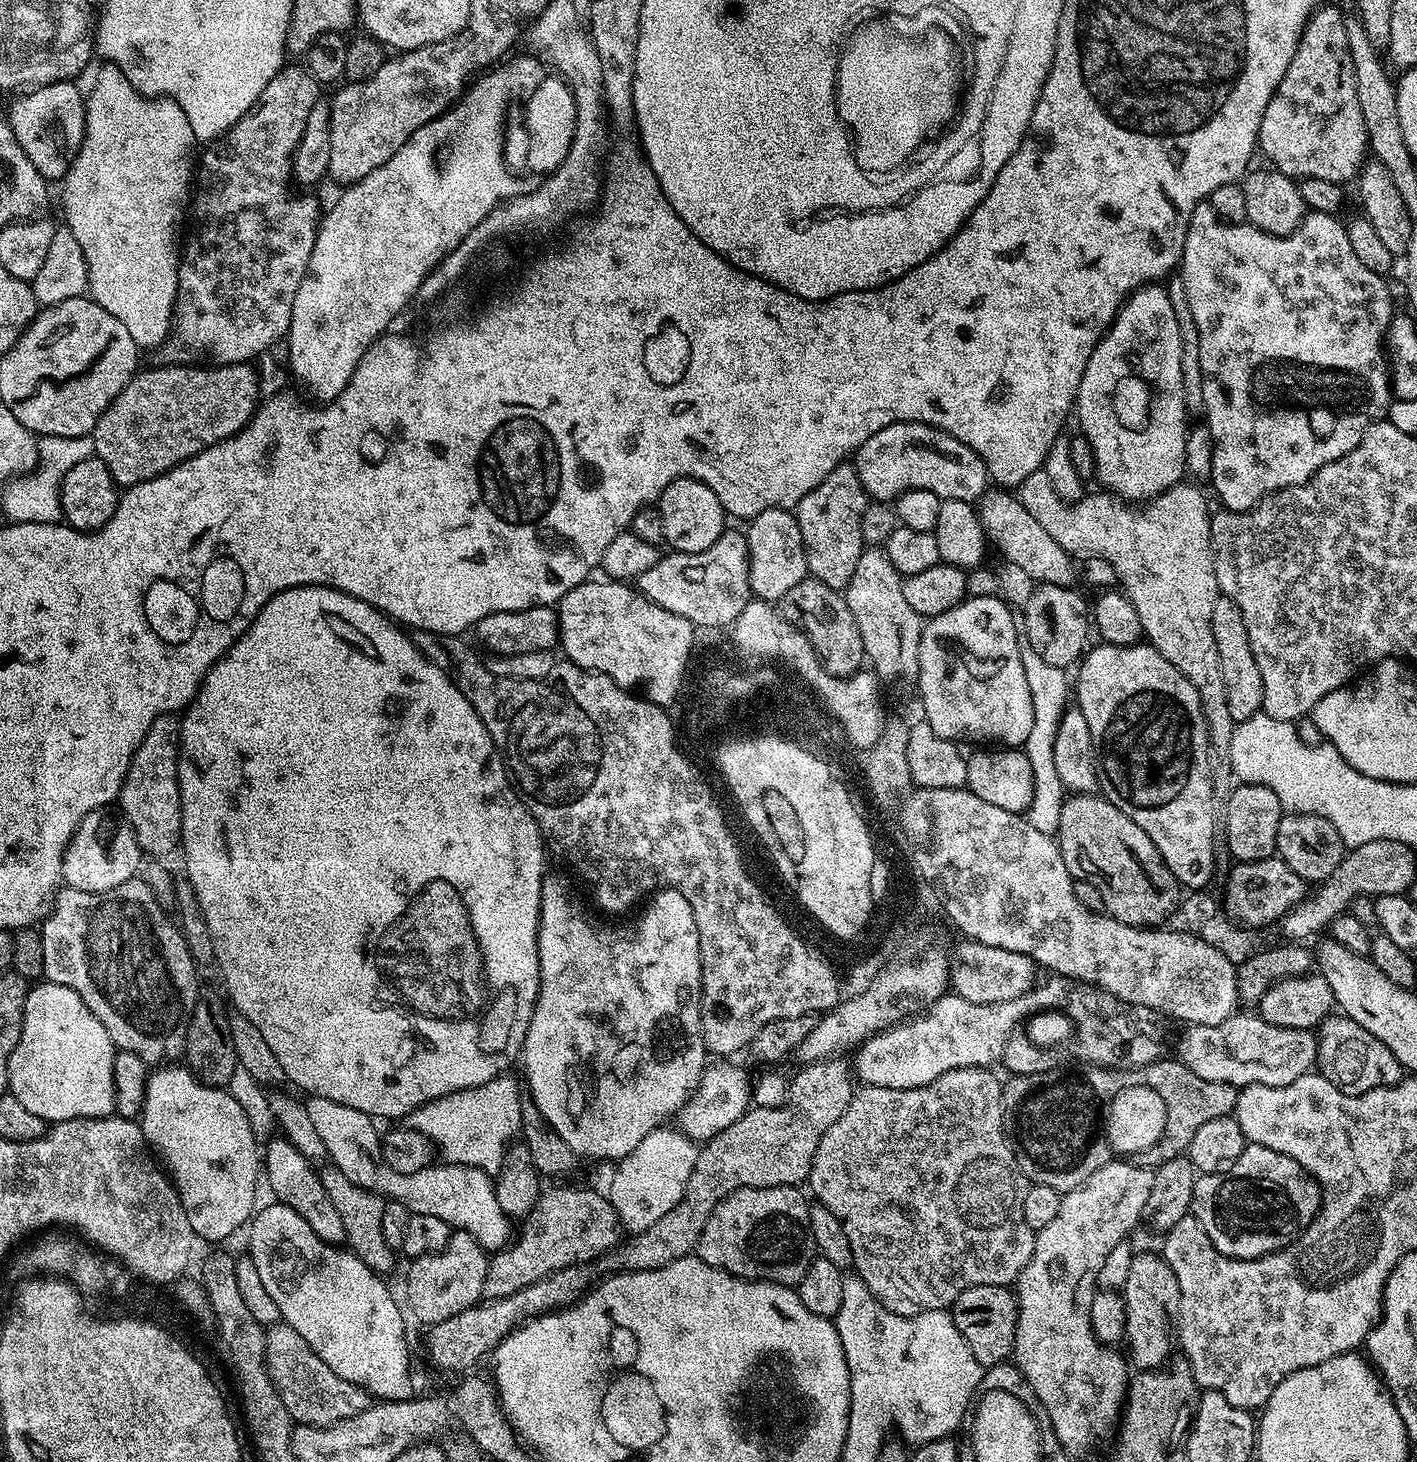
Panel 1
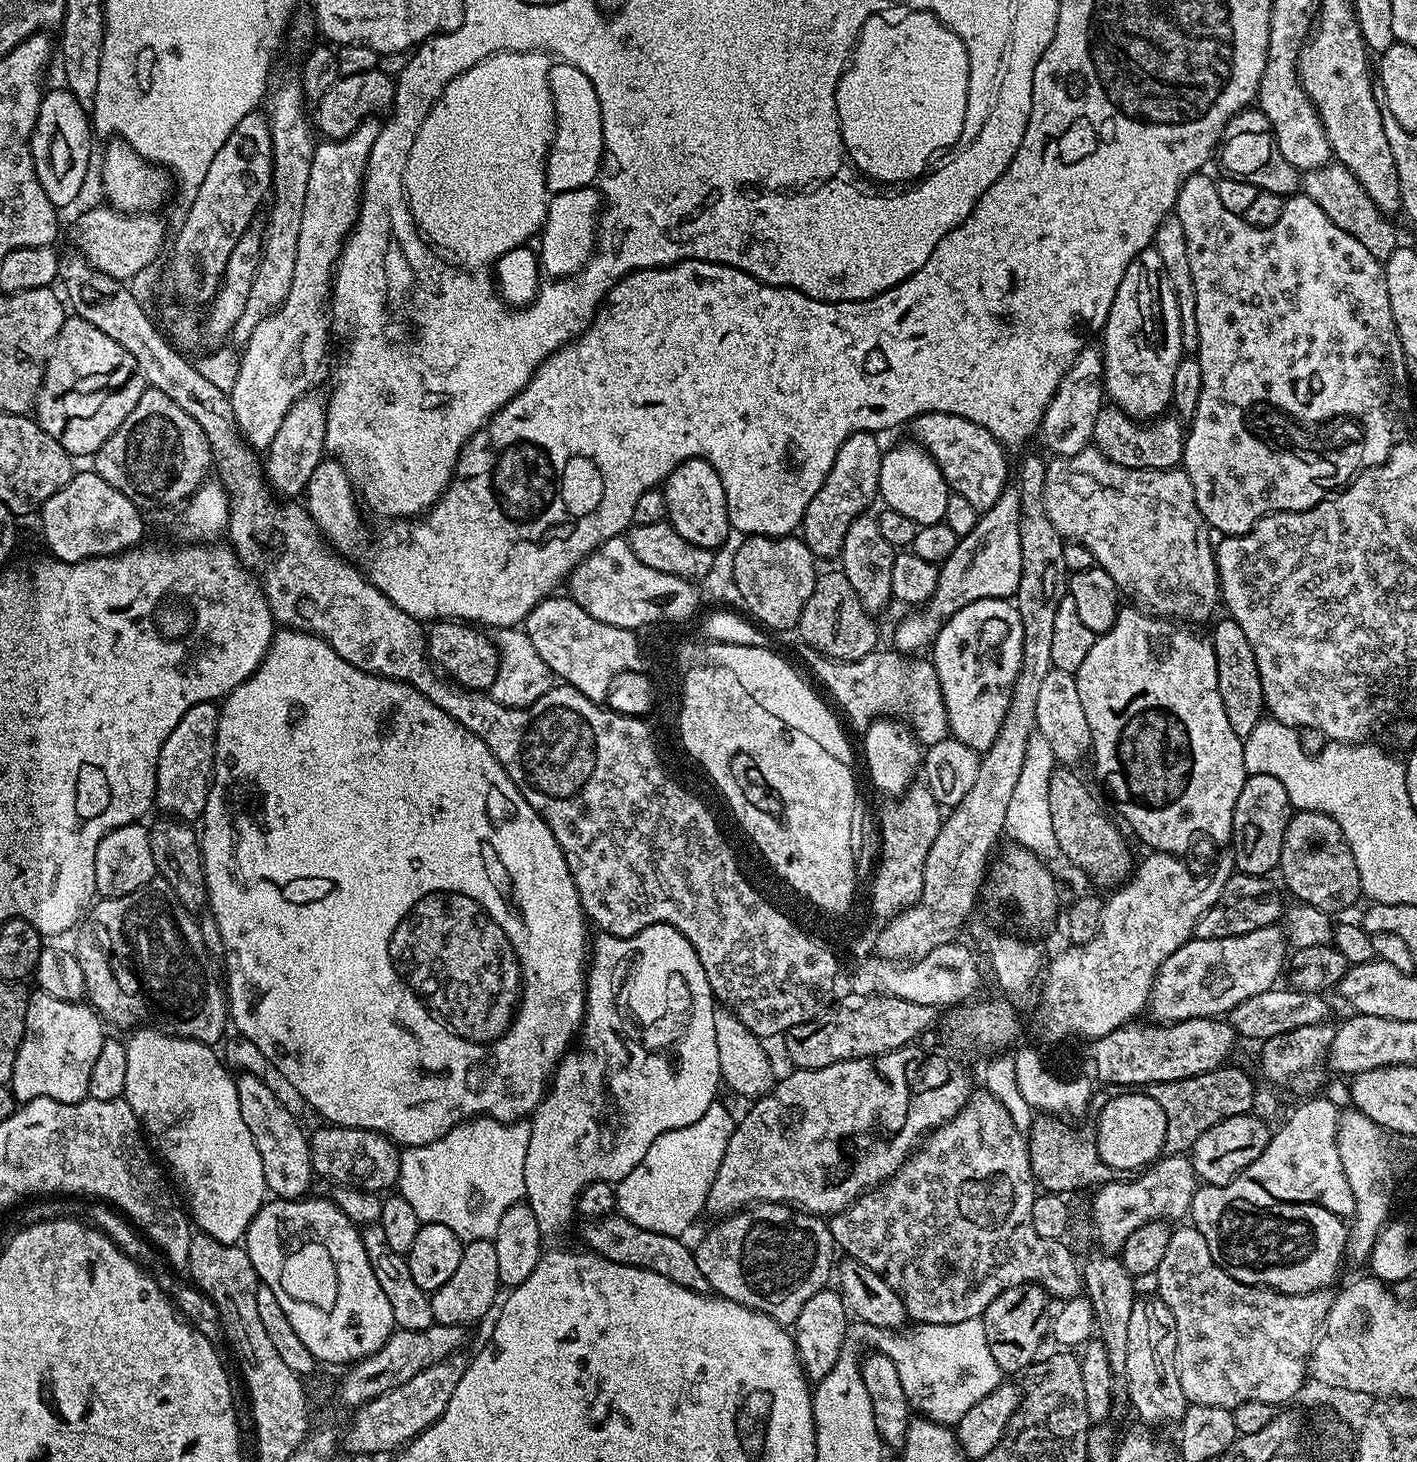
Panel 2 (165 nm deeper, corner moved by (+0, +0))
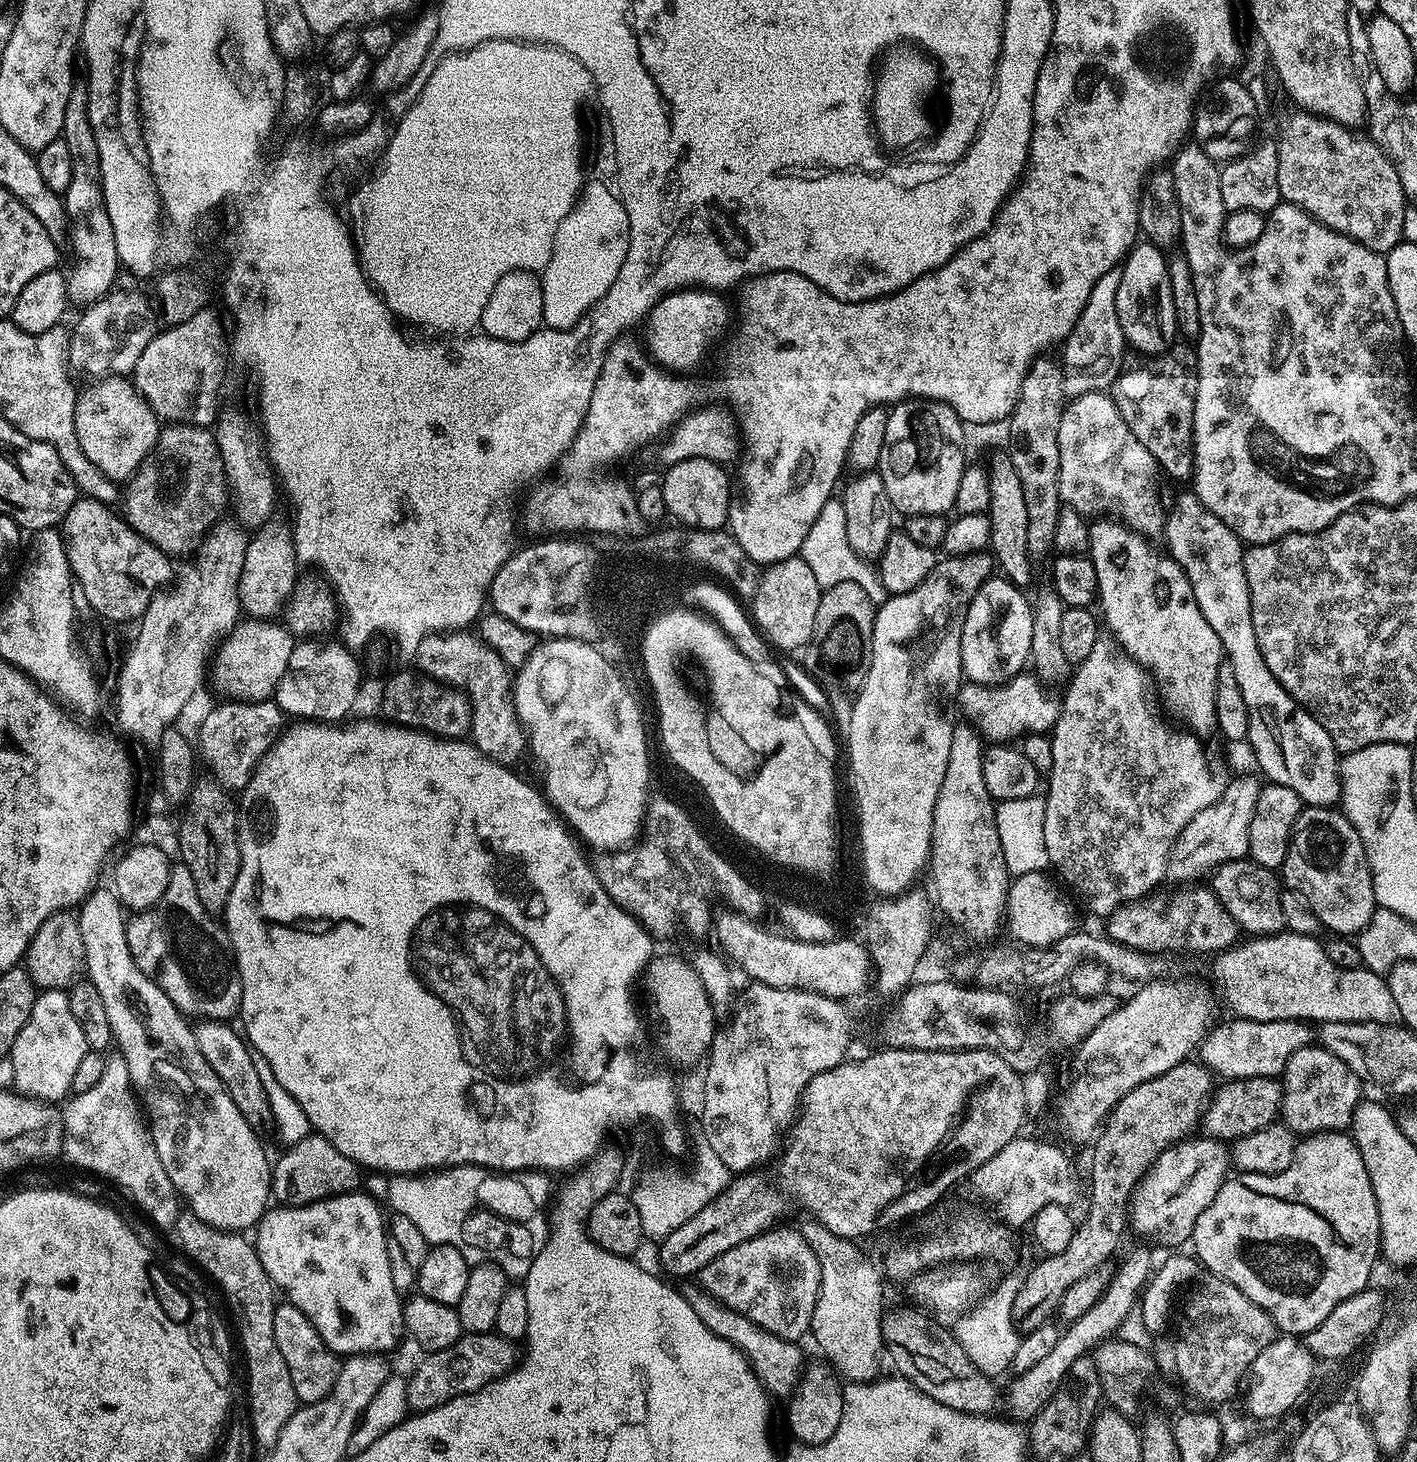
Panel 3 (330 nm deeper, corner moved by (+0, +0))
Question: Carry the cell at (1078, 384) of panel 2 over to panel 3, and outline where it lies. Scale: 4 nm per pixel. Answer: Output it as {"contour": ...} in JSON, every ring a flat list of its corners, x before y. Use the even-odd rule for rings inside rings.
{"contour":[[1115,267,1106,274,1102,274,1102,278,1098,278,1098,282,1094,282,1094,286,1090,290,1090,298,1086,298,1086,306,1082,306,1082,314,1078,318,1078,322,1074,322,1074,330,1062,345,1065,397,1075,398,1091,392,1108,392,1125,367,1126,341,1122,322,1118,322,1119,281,1120,268]]}

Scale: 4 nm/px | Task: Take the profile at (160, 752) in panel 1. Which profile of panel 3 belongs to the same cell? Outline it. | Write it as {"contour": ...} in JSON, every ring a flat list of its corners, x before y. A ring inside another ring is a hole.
{"contour":[[272,698,220,703,224,704,210,709,200,724,198,756,203,767,205,764,212,771,209,773,216,783,229,790,242,790,261,757,285,727,286,716]]}

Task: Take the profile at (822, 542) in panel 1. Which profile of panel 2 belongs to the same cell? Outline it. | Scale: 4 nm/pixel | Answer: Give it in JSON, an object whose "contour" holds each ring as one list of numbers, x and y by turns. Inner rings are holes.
{"contour":[[856,432,838,450,834,466,822,482,818,494,810,498,802,521,802,539,813,556,821,561,839,557,844,549,847,531,859,516,865,515,880,490,880,458,882,447,871,432]]}

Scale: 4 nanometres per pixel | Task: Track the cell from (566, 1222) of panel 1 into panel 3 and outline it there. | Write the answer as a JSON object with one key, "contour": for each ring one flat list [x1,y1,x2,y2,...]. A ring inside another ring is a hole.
{"contour":[[688,1282,685,1284,688,1285,682,1288,684,1301,688,1303,690,1310,694,1310,694,1314,698,1314,698,1319,706,1325,706,1330,718,1334,718,1338,722,1338,740,1349,747,1356,749,1364,755,1369,756,1376,759,1377,764,1388,773,1397,787,1398,791,1396,792,1391,796,1388,796,1383,800,1381,800,1373,806,1364,804,1352,799,1348,801,1345,795,1340,778,1338,778,1334,770,1334,770,1330,750,1322,750,1318,738,1314,738,1310,714,1299,699,1283]]}

